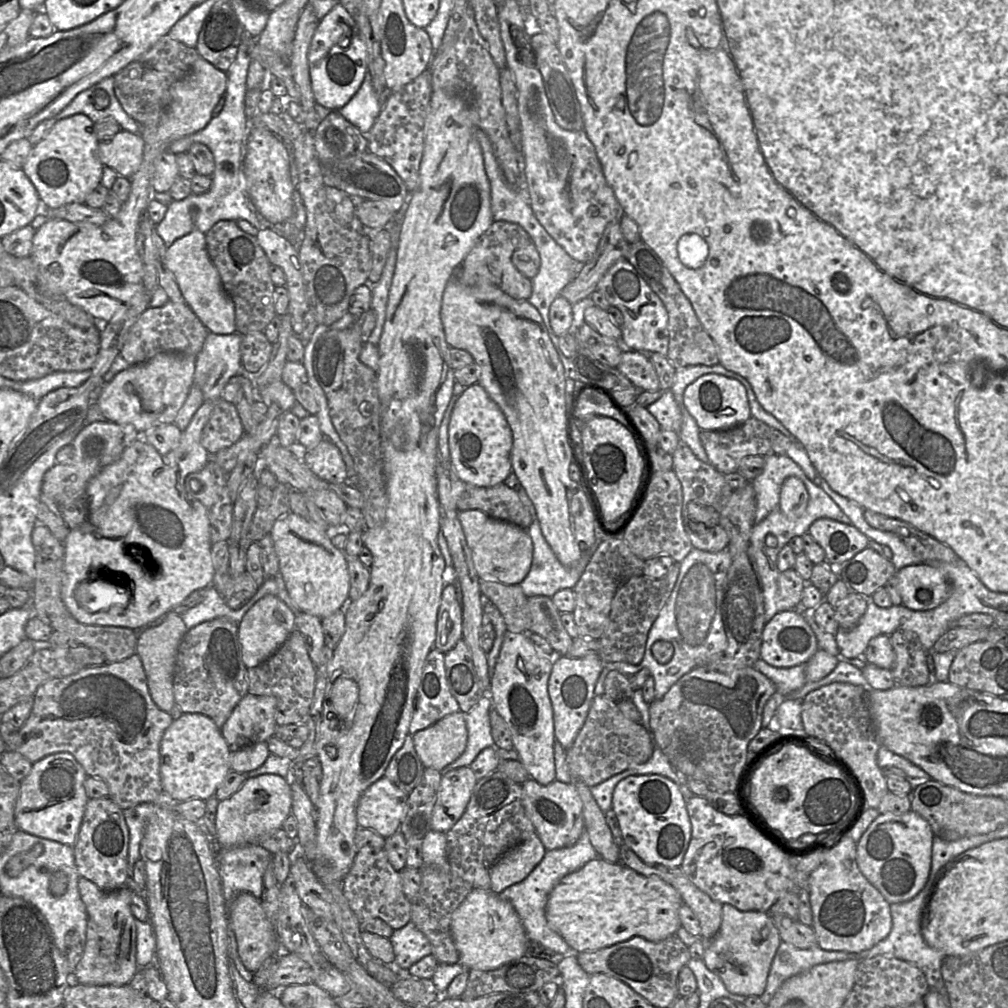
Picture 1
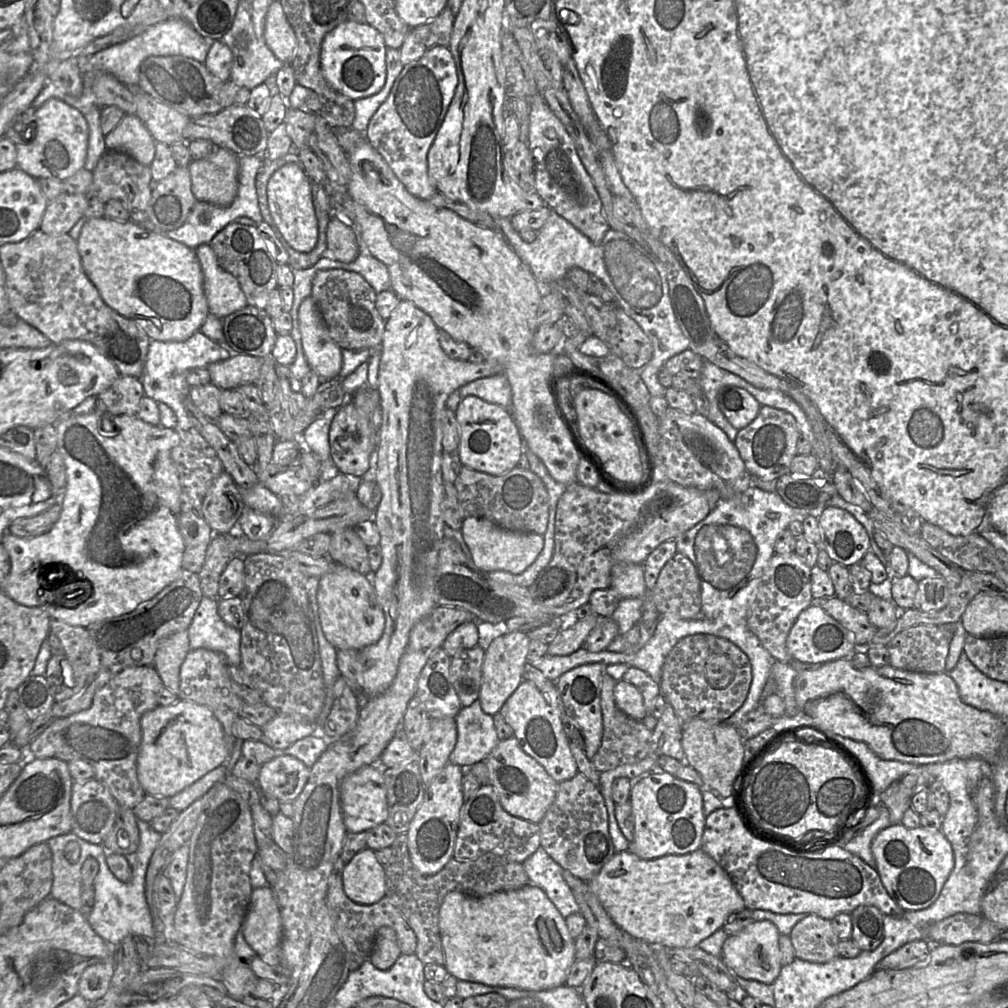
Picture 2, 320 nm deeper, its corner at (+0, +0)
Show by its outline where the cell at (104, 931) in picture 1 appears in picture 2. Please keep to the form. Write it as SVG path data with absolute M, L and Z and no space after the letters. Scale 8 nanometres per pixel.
M114 956L88 966L79 980L78 993L90 1004L100 1000L107 993L114 972Z

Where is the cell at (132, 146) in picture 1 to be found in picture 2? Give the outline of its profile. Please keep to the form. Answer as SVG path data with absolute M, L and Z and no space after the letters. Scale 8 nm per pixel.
M125 115L117 127L105 136L106 149L128 154L150 166L155 157L156 141L136 115Z

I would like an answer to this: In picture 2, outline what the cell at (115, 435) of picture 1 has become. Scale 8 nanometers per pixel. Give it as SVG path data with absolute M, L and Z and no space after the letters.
M120 375L116 381L97 396L96 408L107 415L137 415L144 389L140 380Z

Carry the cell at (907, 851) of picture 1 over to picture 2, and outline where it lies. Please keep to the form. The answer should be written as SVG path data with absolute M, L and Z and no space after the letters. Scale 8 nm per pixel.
M902 823L881 830L871 843L876 870L888 894L905 911L932 905L954 867L951 843L941 829L907 828Z

